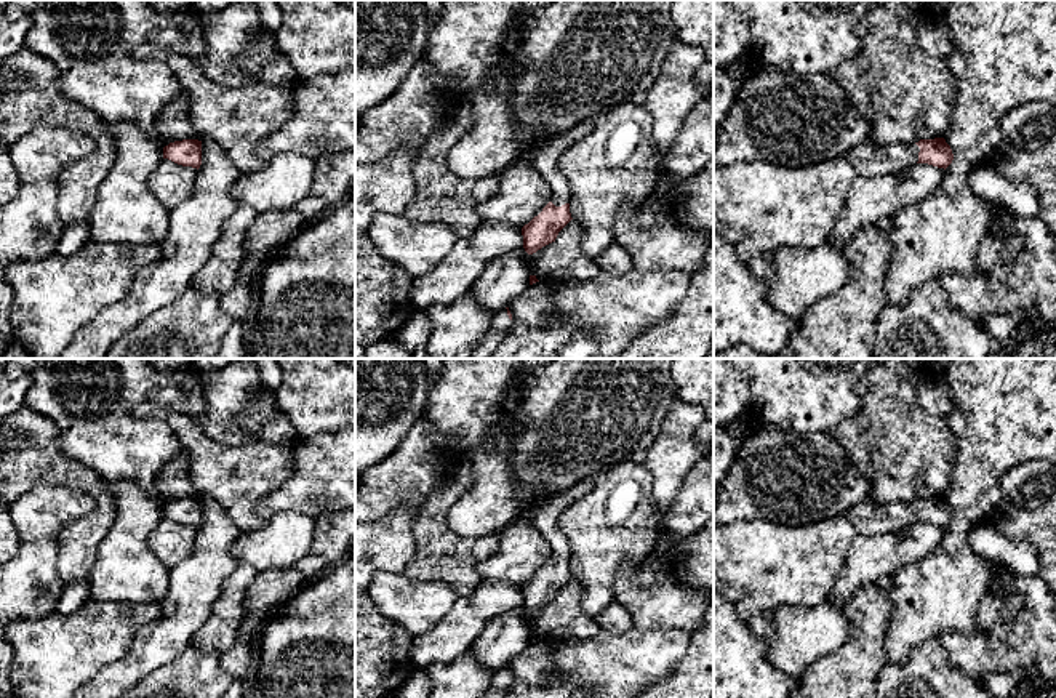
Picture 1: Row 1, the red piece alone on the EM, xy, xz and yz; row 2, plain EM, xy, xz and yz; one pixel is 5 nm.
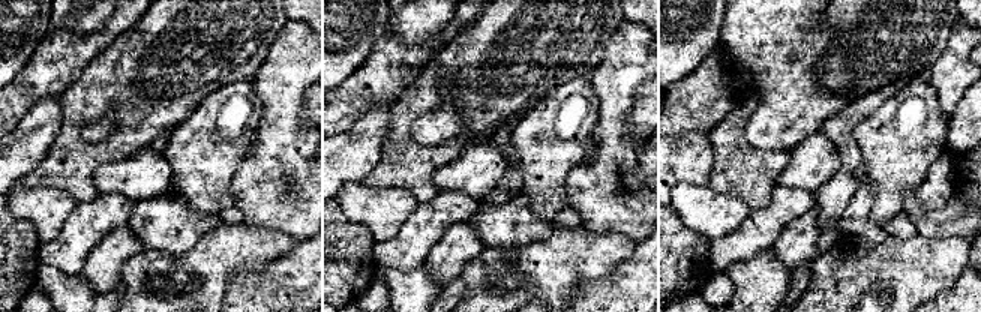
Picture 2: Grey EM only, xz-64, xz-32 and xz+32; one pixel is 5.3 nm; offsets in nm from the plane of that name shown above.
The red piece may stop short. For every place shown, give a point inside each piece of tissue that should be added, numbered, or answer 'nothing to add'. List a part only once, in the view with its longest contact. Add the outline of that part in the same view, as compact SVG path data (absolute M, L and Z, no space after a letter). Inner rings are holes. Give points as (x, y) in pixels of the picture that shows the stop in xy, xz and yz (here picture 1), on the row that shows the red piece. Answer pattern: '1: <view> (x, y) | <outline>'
1: xz (500, 325) | M501 309L498 314L494 314L490 330L477 344L472 359L488 359L506 338L510 325L512 320L507 315L507 309Z
2: yz (869, 160) | M870 141L861 142L846 154L858 176L877 178L898 173L918 162L917 144L877 146Z

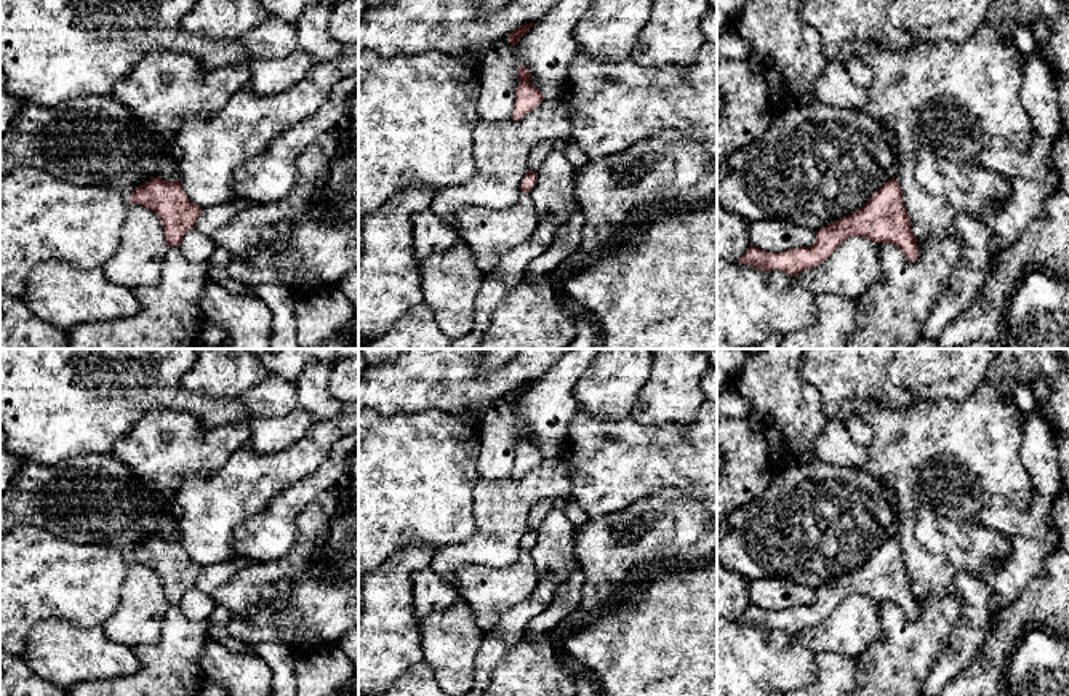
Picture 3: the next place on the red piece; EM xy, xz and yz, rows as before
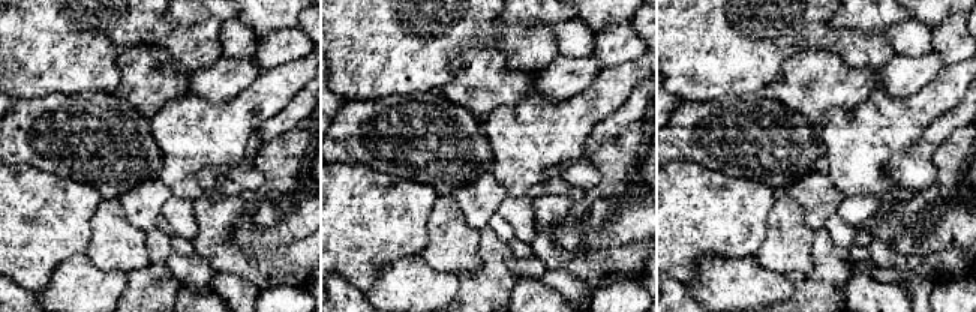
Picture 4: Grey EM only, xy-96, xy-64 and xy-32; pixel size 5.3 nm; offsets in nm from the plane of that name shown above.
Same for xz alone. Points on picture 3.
nothing to add

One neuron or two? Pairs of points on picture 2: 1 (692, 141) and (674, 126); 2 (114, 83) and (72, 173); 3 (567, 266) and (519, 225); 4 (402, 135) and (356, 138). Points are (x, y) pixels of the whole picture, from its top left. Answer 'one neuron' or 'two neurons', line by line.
1: two neurons
2: one neuron
3: two neurons
4: two neurons

